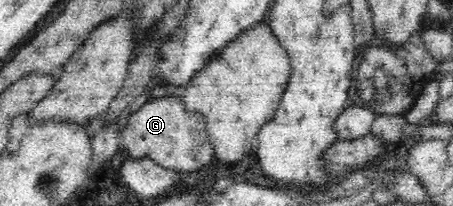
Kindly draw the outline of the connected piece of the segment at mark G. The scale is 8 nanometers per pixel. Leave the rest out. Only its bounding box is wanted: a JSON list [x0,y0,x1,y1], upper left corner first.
[120,93,216,173]

